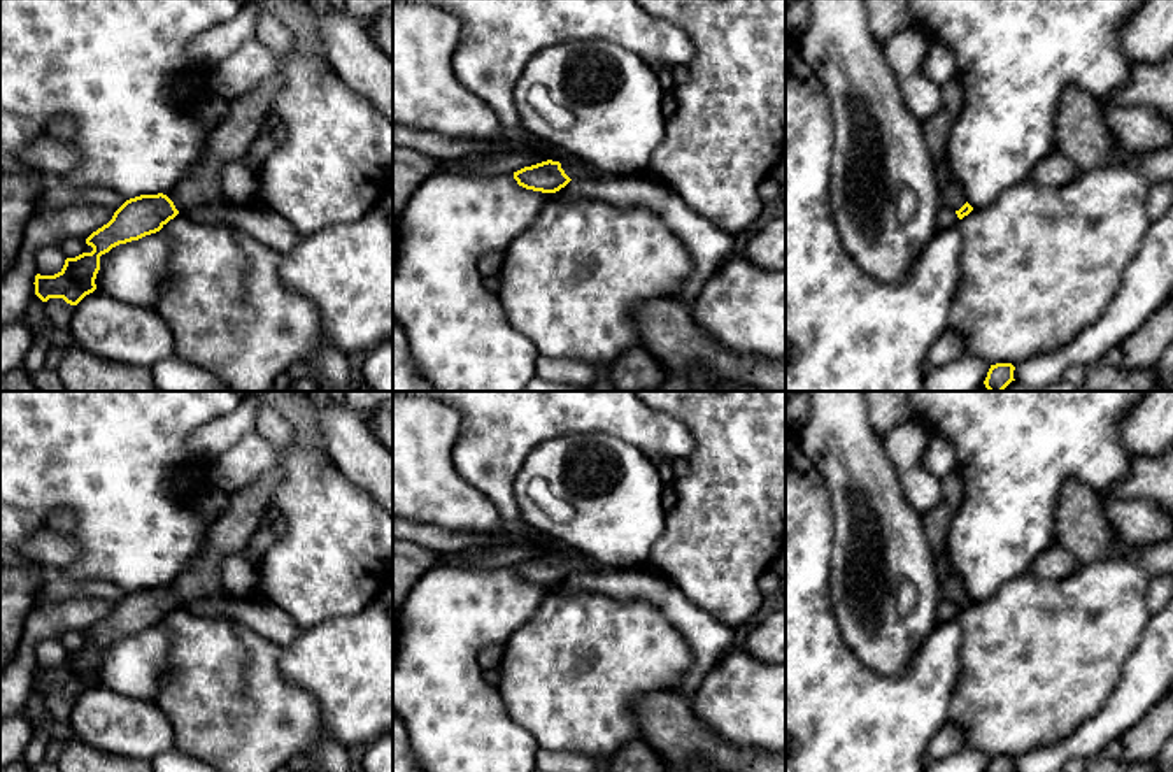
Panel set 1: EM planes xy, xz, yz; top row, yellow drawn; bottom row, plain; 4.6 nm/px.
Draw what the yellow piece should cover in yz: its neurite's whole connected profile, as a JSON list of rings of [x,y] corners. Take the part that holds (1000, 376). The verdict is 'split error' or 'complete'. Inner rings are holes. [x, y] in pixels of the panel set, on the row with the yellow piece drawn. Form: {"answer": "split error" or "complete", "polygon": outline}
{"answer": "complete", "polygon": [[[1012,363],[991,365],[984,381],[989,391],[1003,391],[1013,379],[1015,367]]]}

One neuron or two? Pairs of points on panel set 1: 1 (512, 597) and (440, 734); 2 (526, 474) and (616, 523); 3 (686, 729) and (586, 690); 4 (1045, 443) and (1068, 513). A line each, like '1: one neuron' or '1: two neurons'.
1: one neuron
2: one neuron
3: two neurons
4: two neurons

